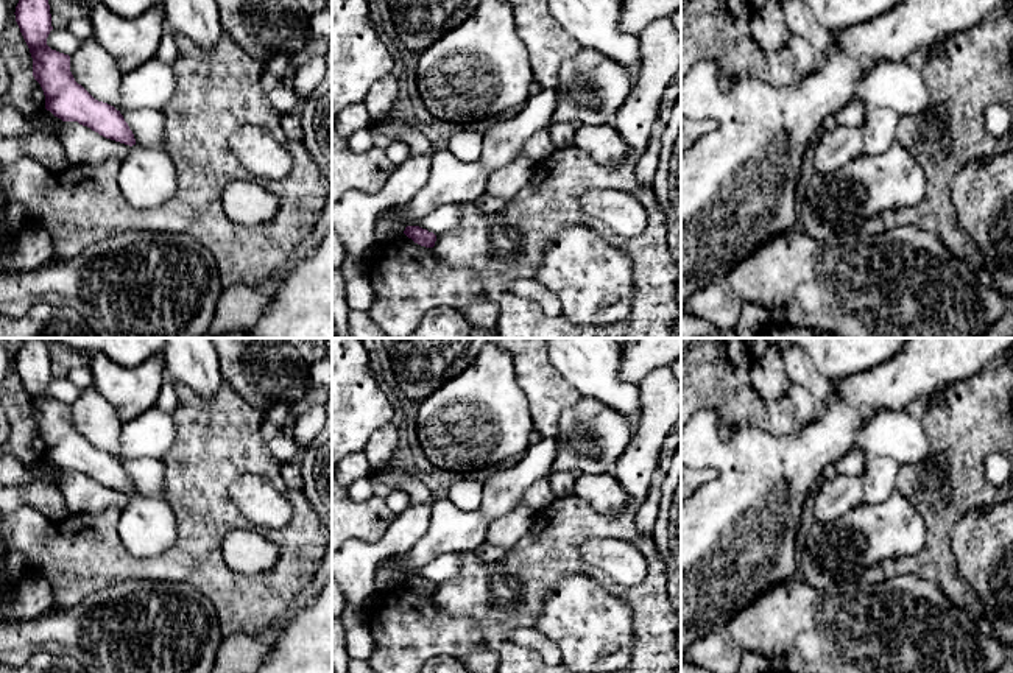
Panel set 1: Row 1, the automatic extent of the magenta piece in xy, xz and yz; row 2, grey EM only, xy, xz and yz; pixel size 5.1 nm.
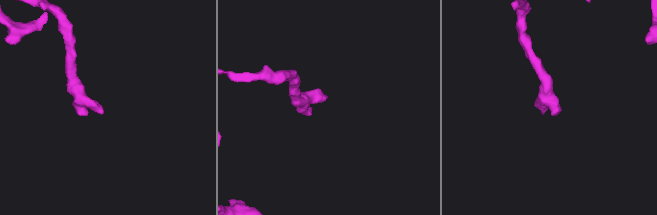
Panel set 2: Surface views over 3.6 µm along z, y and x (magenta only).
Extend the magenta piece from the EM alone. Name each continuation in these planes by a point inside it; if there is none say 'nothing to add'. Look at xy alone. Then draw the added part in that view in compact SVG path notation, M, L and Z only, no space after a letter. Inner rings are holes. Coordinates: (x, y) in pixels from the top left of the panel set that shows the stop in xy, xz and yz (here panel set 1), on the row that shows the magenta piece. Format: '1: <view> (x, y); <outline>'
1: xy (147, 179); M139 143L122 160L117 182L126 203L137 210L162 207L178 190L176 167L168 153Z

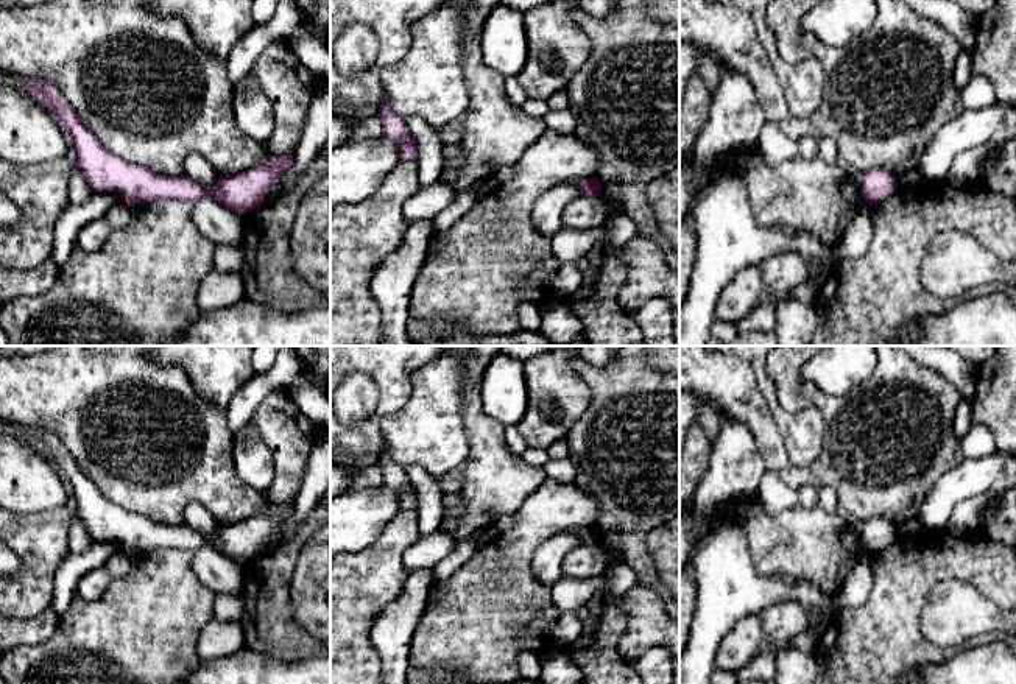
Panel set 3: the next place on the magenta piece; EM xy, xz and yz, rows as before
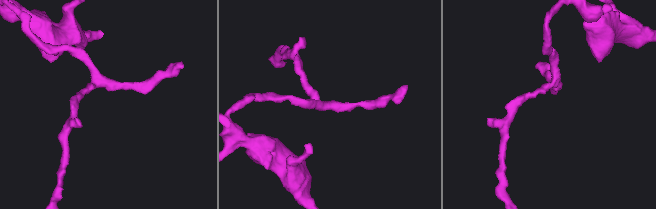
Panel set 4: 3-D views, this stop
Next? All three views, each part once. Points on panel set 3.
nothing to add

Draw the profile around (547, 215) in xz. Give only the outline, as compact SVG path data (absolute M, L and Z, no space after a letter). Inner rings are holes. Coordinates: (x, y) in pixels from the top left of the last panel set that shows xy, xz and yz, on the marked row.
M563 181L539 196L531 212L531 223L542 235L552 238L563 229L563 209L567 203L583 198L581 181Z

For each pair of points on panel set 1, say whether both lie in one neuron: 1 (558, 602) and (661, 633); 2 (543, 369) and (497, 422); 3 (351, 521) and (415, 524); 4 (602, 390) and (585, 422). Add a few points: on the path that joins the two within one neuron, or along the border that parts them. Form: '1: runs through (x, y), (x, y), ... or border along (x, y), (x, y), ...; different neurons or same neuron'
1: border along (613, 594), (631, 613), (631, 656); different neurons
2: border along (511, 357), (533, 427); different neurons
3: border along (396, 516), (379, 539), (356, 539); different neurons
4: border along (582, 394), (613, 407), (628, 421); different neurons

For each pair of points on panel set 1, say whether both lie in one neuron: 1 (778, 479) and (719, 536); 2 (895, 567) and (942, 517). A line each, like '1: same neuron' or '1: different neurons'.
1: same neuron
2: same neuron

